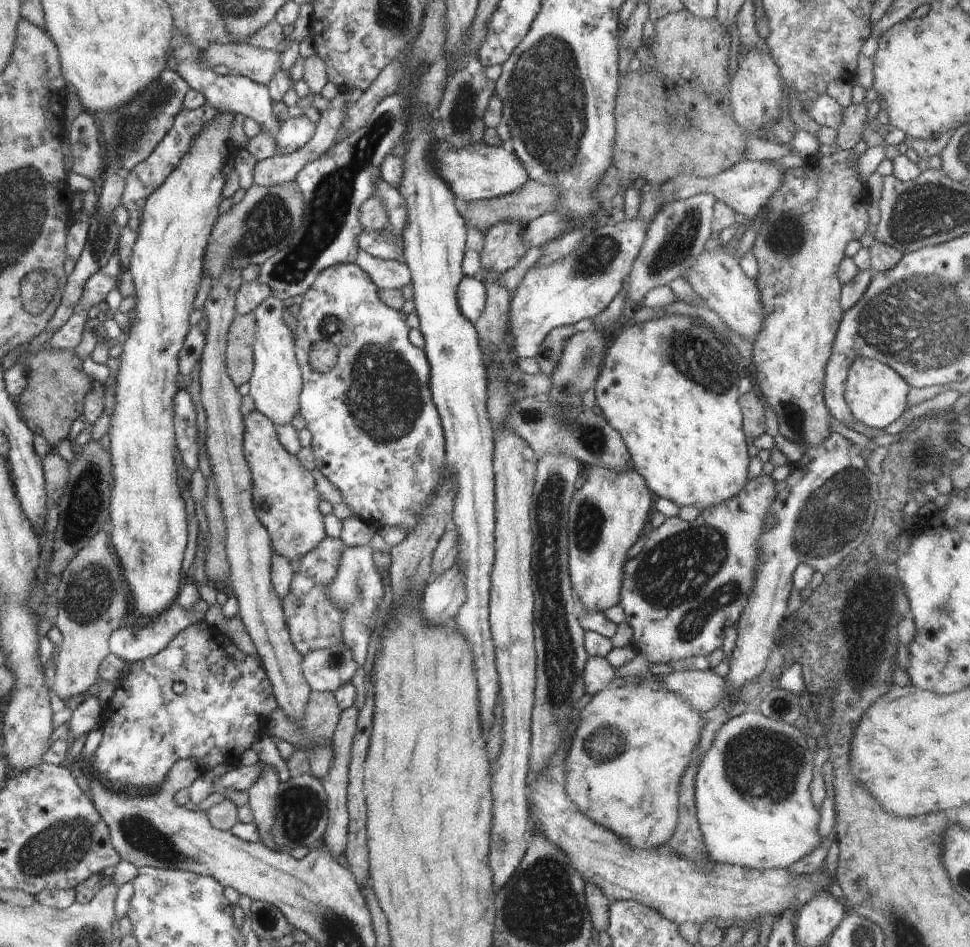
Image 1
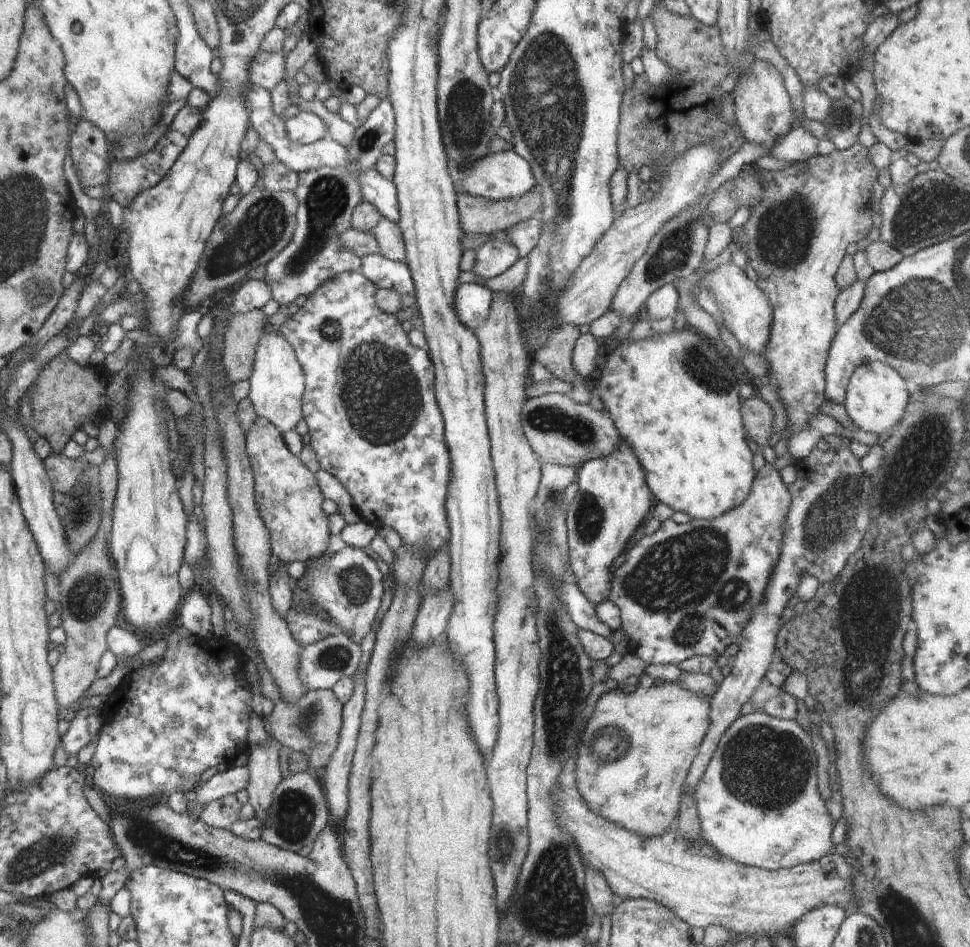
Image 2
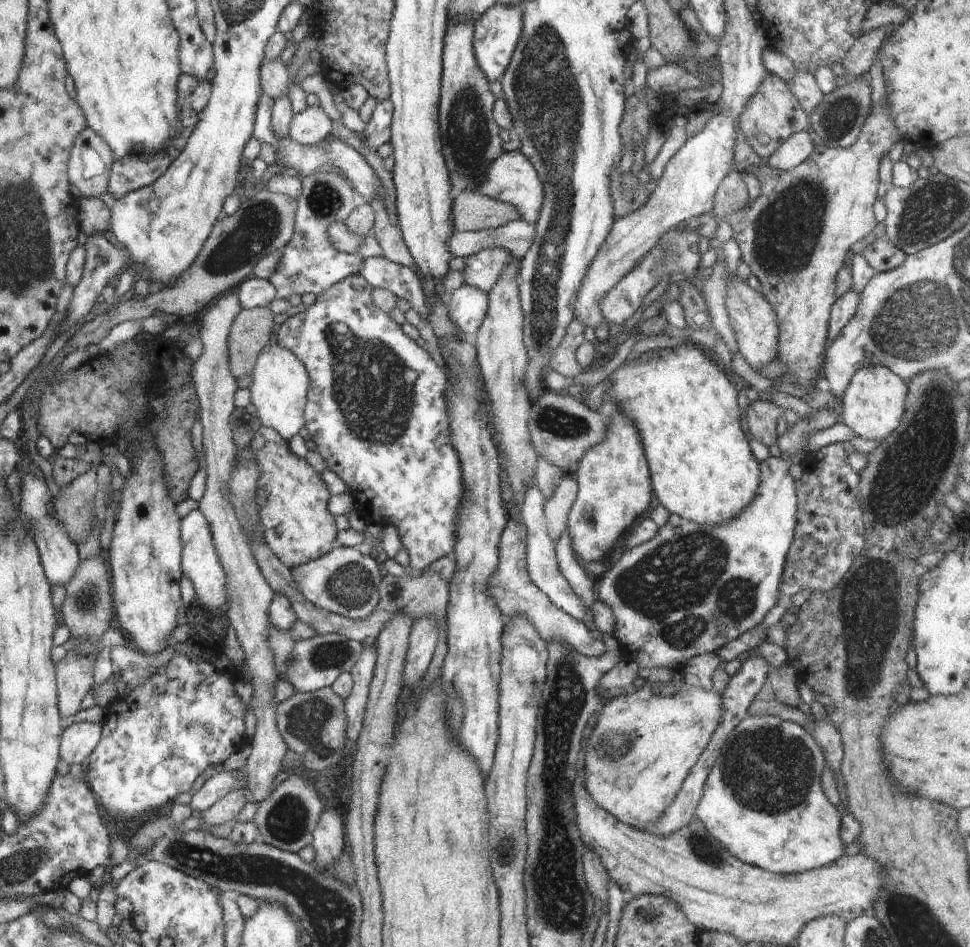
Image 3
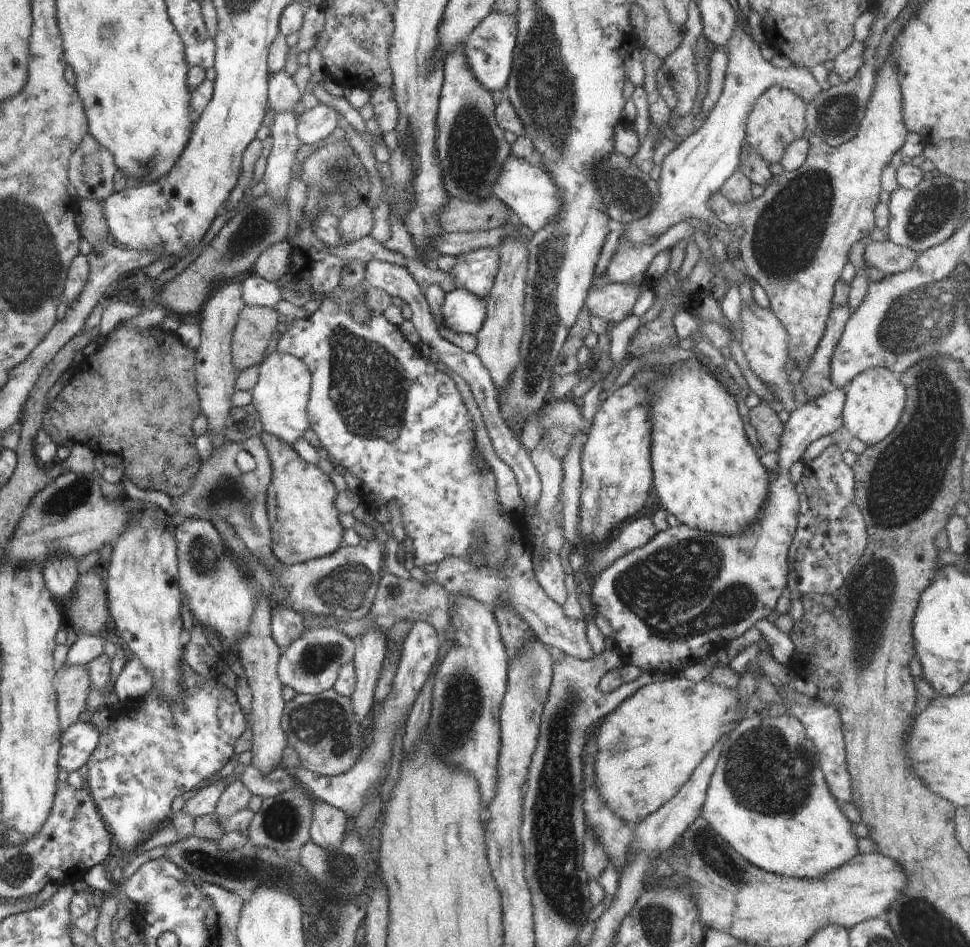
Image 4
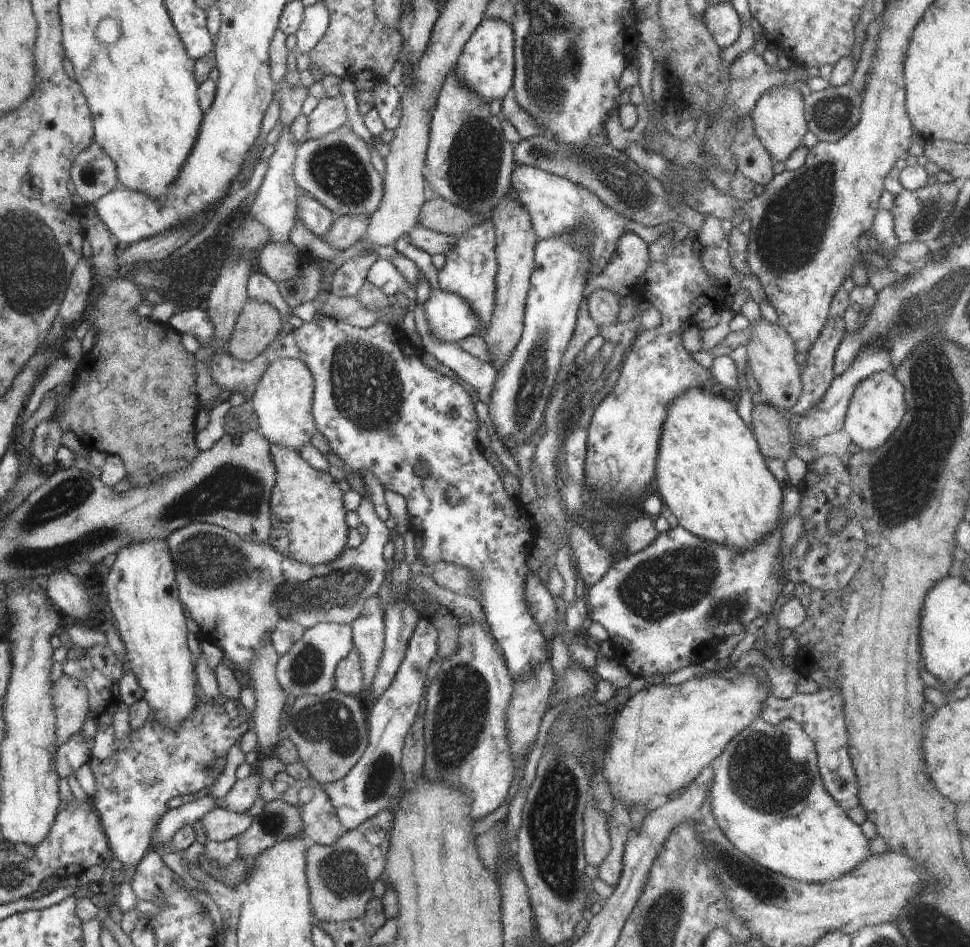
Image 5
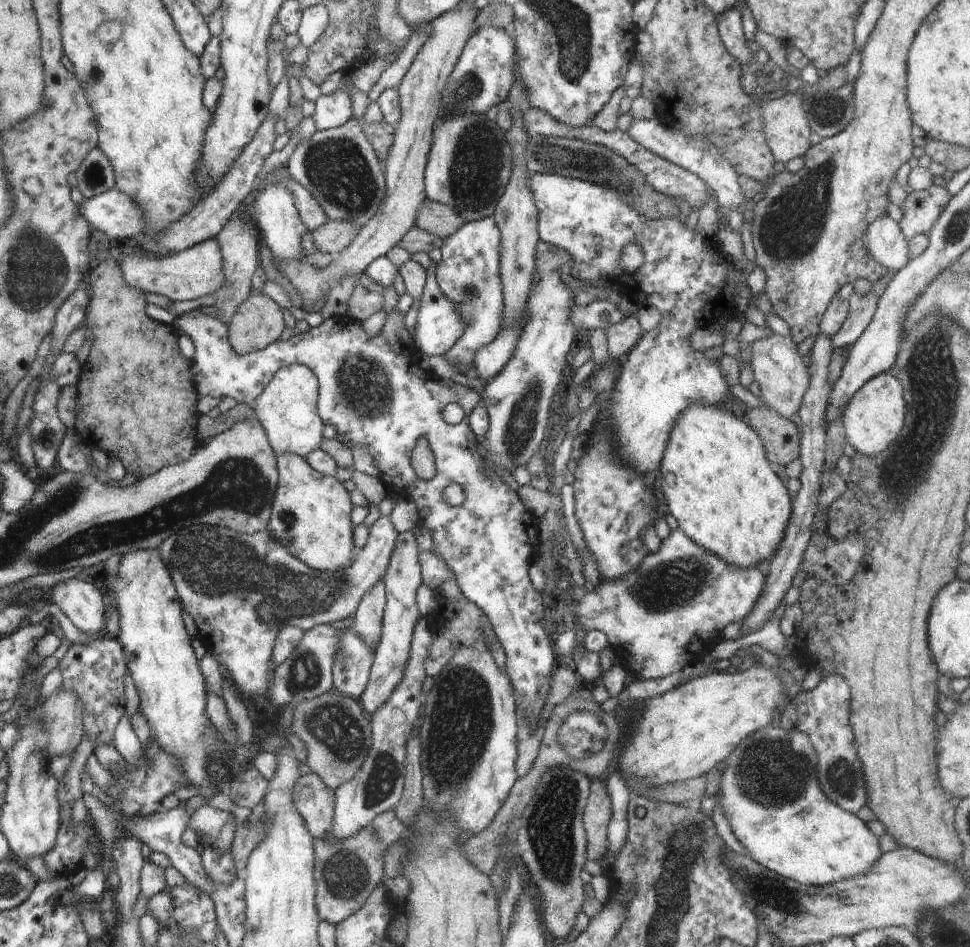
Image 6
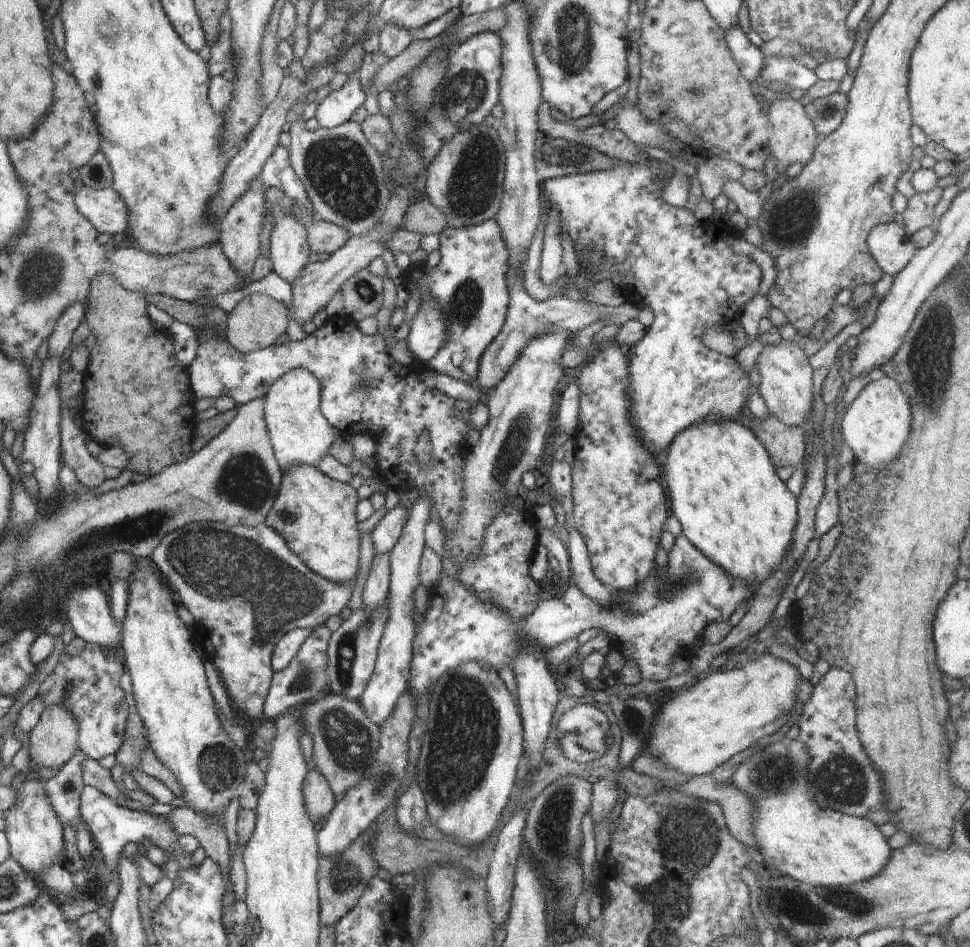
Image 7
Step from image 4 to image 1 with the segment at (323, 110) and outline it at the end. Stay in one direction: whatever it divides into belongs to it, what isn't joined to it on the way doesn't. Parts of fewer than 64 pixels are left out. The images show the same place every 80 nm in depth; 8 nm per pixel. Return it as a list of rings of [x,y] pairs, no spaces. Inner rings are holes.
[[[307,116],[290,117],[281,122],[275,145],[278,155],[285,155],[302,148],[314,136],[316,123]]]

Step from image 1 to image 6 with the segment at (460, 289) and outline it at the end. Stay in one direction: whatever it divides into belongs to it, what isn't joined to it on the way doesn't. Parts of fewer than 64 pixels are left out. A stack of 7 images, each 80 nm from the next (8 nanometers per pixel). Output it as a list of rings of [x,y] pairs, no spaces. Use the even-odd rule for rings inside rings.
[[[431,261],[430,266],[426,270],[426,283],[423,293],[421,294],[420,309],[418,310],[415,334],[412,338],[407,338],[410,341],[412,349],[416,350],[419,355],[426,356],[443,356],[448,352],[456,340],[462,336],[464,332],[464,322],[462,316],[456,310],[454,302],[450,302],[440,291],[437,284],[437,264]]]

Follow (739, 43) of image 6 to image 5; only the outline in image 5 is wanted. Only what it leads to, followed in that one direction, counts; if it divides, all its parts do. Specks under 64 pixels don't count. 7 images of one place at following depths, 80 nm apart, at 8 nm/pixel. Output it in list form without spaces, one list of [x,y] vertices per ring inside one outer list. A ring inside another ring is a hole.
[[[730,3],[707,4],[706,26],[720,49],[732,46],[739,38],[741,20]]]

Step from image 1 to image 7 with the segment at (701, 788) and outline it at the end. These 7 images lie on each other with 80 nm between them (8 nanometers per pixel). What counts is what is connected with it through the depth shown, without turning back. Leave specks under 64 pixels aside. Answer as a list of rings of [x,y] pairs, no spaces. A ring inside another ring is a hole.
[[[784,739],[762,746],[754,752],[748,749],[745,753],[748,753],[748,758],[741,757],[742,762],[730,781],[756,806],[752,812],[752,834],[764,857],[765,866],[776,868],[780,874],[793,880],[825,888],[864,882],[884,870],[893,850],[874,822],[865,817],[849,816],[830,808],[822,808],[814,802],[806,780],[806,764],[810,763],[810,756],[800,740]]]

